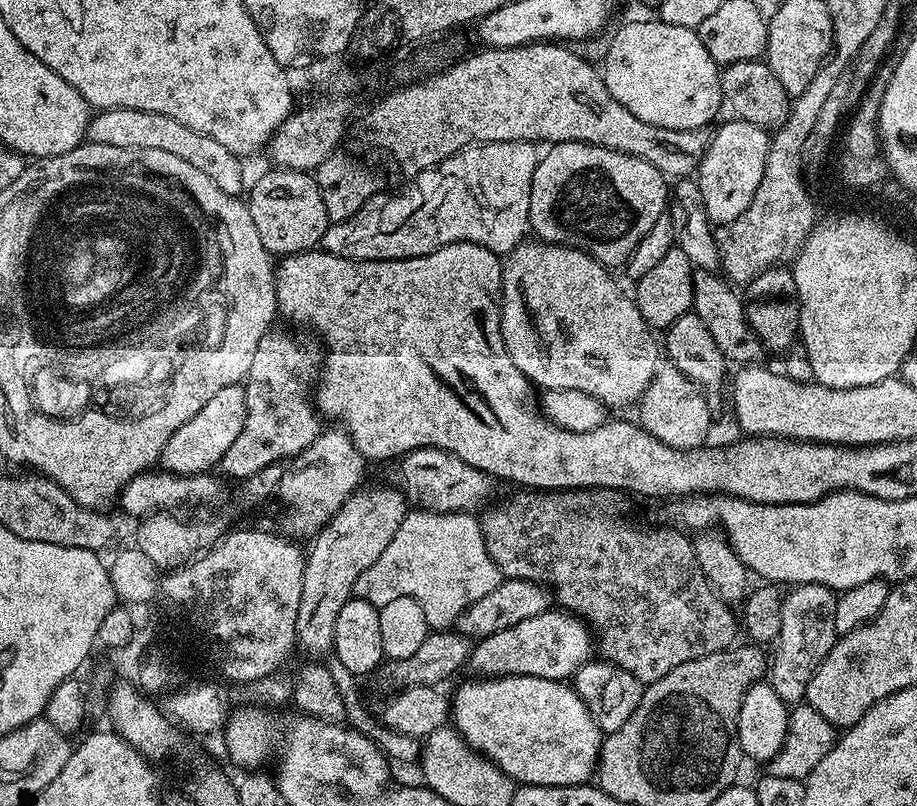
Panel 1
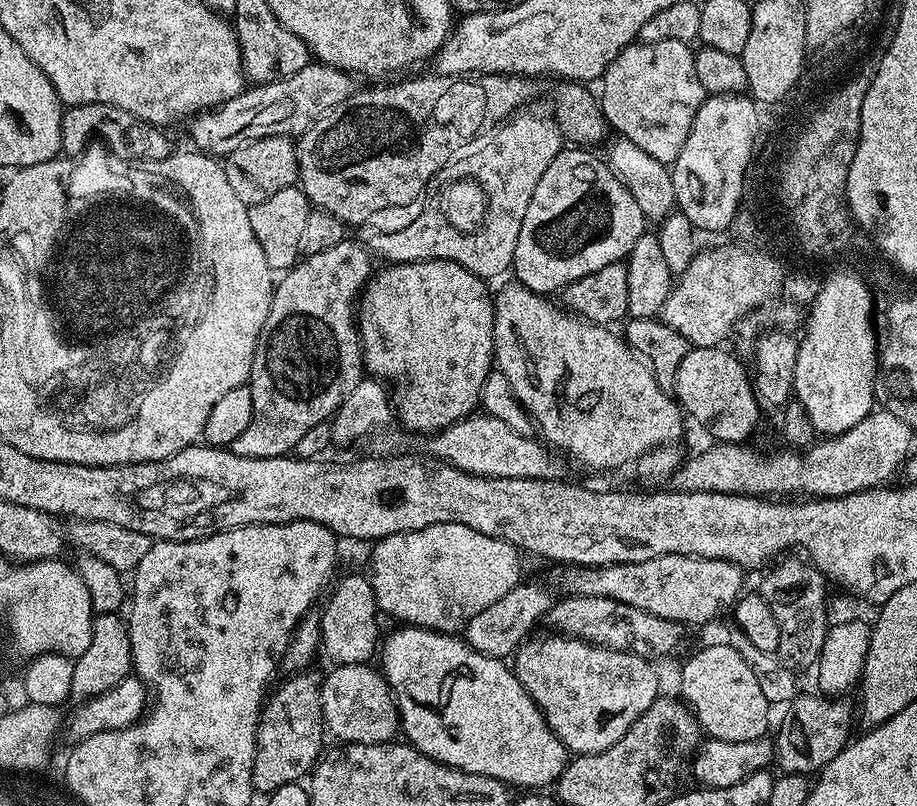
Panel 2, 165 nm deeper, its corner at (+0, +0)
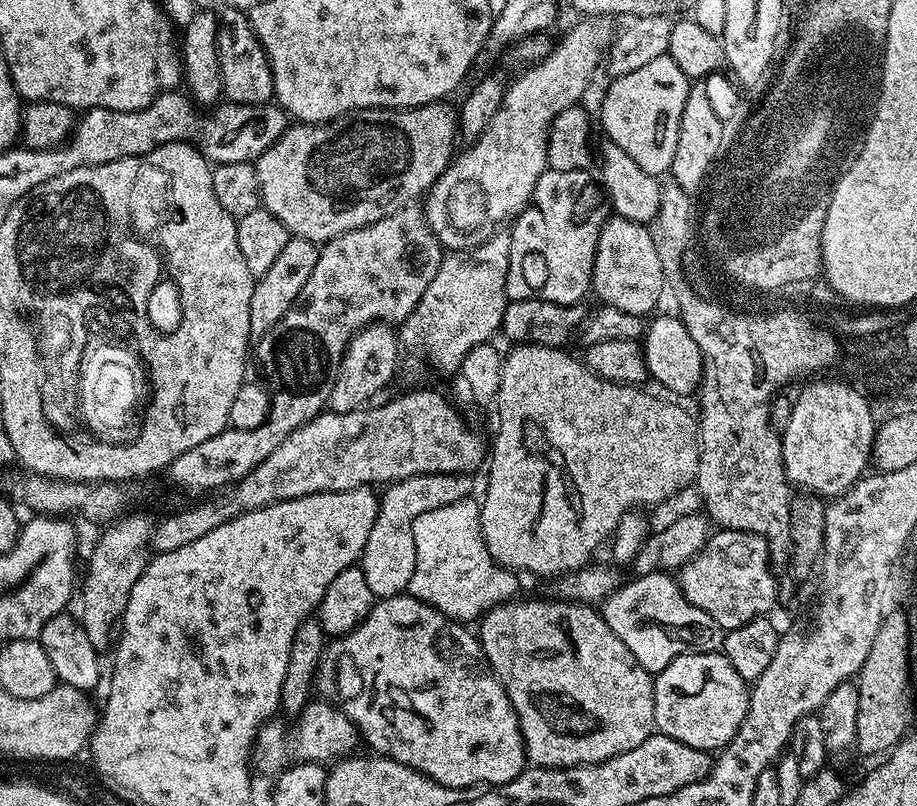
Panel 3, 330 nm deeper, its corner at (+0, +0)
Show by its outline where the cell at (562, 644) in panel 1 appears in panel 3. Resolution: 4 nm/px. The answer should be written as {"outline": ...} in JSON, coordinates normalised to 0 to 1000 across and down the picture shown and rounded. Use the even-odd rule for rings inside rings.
{"outline":[[[710,710],[677,723],[656,747],[656,763],[661,777],[683,797],[683,806],[696,816],[706,834],[718,835],[735,816],[749,809],[779,809],[786,803],[787,782],[770,762],[761,757],[744,737],[736,713]]]}

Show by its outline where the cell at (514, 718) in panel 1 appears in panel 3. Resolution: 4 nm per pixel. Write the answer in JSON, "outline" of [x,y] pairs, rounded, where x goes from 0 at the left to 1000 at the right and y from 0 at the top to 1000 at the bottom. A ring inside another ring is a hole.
{"outline":[[[444,737],[411,743],[407,748],[403,762],[390,778],[376,789],[363,793],[356,804],[357,823],[366,828],[366,865],[365,872],[388,897],[388,907],[402,923],[405,932],[411,938],[420,938],[426,943],[438,945],[438,950],[447,950],[460,960],[465,960],[473,970],[492,978],[517,978],[520,975],[535,975],[551,973],[574,952],[571,935],[571,917],[565,901],[565,891],[561,886],[561,876],[540,839],[533,836],[532,820],[528,818],[528,809],[523,804],[523,795],[518,788],[509,784],[505,773],[484,764],[474,754],[456,742]]]}

